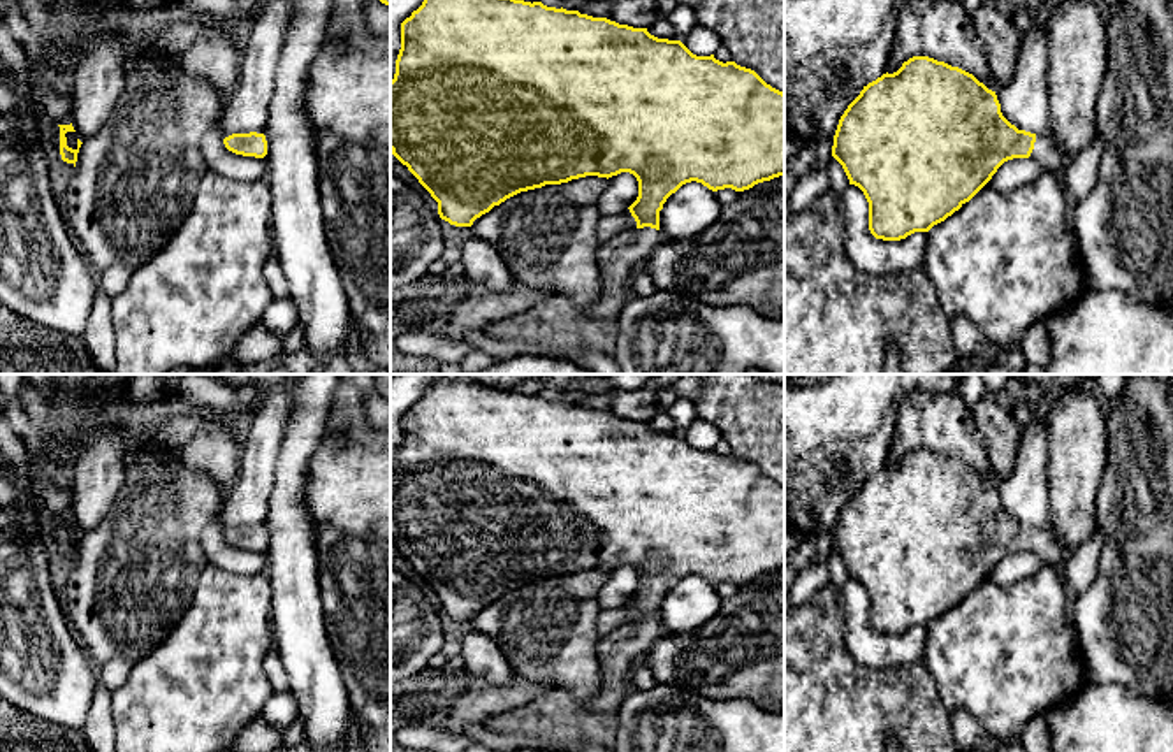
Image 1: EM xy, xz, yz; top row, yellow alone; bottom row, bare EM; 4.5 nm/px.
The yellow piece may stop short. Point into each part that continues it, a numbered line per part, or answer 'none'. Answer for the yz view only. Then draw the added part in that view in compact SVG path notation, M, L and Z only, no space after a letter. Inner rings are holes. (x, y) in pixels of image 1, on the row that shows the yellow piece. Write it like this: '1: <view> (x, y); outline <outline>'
1: yz (1045, 151); outline M1050 132L1036 134L1036 142L1031 158L1034 158L1045 172L1062 172L1067 163L1064 153L1057 148Z

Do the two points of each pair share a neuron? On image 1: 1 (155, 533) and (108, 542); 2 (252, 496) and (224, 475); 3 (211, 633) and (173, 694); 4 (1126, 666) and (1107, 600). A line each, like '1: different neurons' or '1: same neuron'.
1: same neuron
2: different neurons
3: same neuron
4: same neuron

